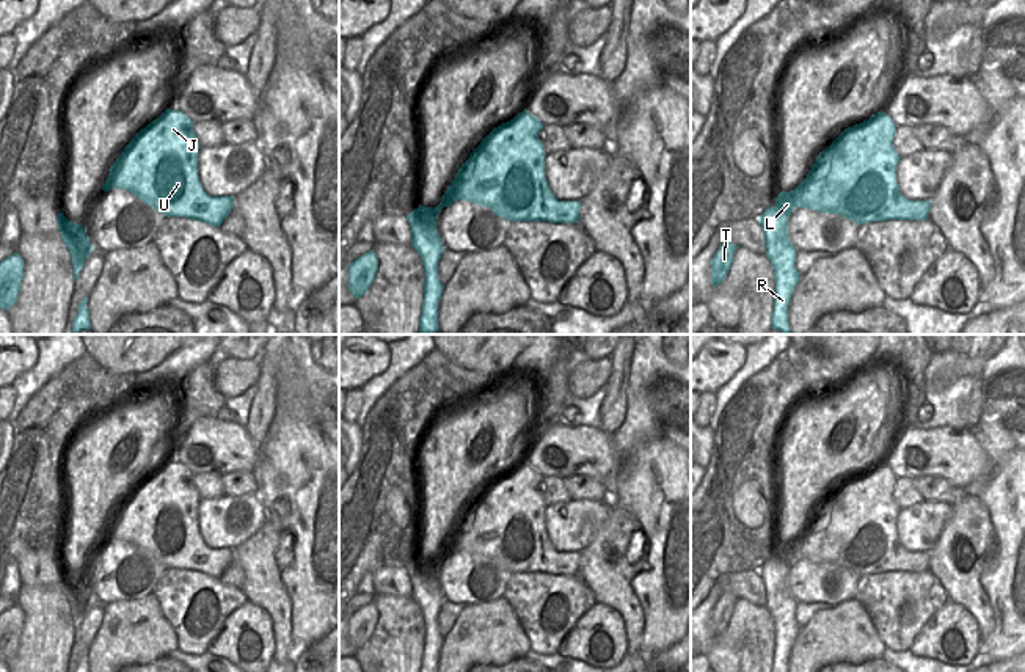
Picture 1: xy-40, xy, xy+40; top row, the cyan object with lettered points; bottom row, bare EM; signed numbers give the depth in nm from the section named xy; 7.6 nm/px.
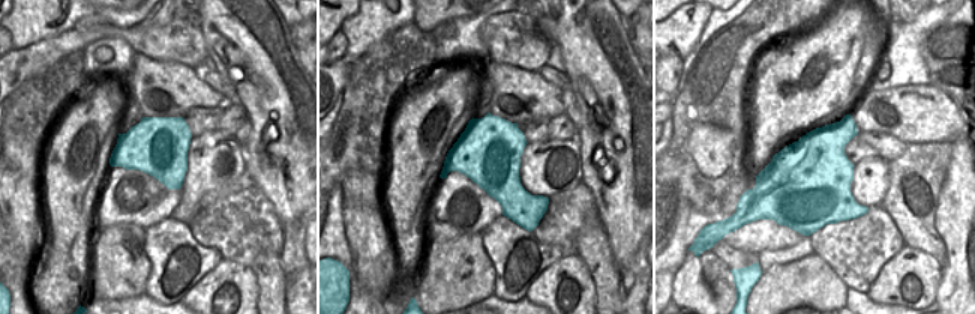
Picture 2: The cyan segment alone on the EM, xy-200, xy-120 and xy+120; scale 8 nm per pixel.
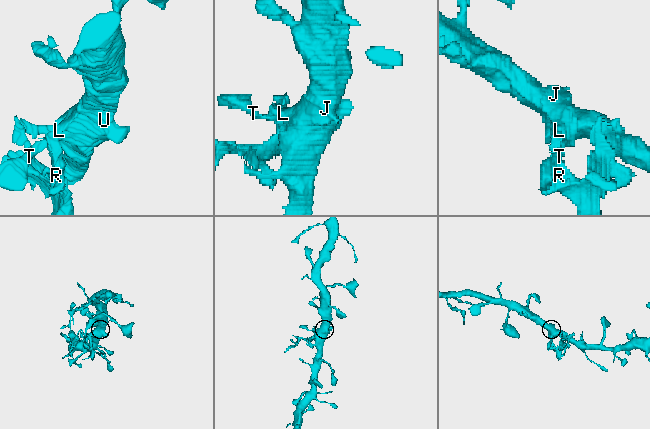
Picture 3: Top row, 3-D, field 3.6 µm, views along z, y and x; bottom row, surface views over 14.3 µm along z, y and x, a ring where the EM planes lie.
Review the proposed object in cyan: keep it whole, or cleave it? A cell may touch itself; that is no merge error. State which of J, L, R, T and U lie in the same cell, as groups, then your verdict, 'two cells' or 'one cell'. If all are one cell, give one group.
J L T U / R; two cells

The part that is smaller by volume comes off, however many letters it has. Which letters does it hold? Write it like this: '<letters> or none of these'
R

